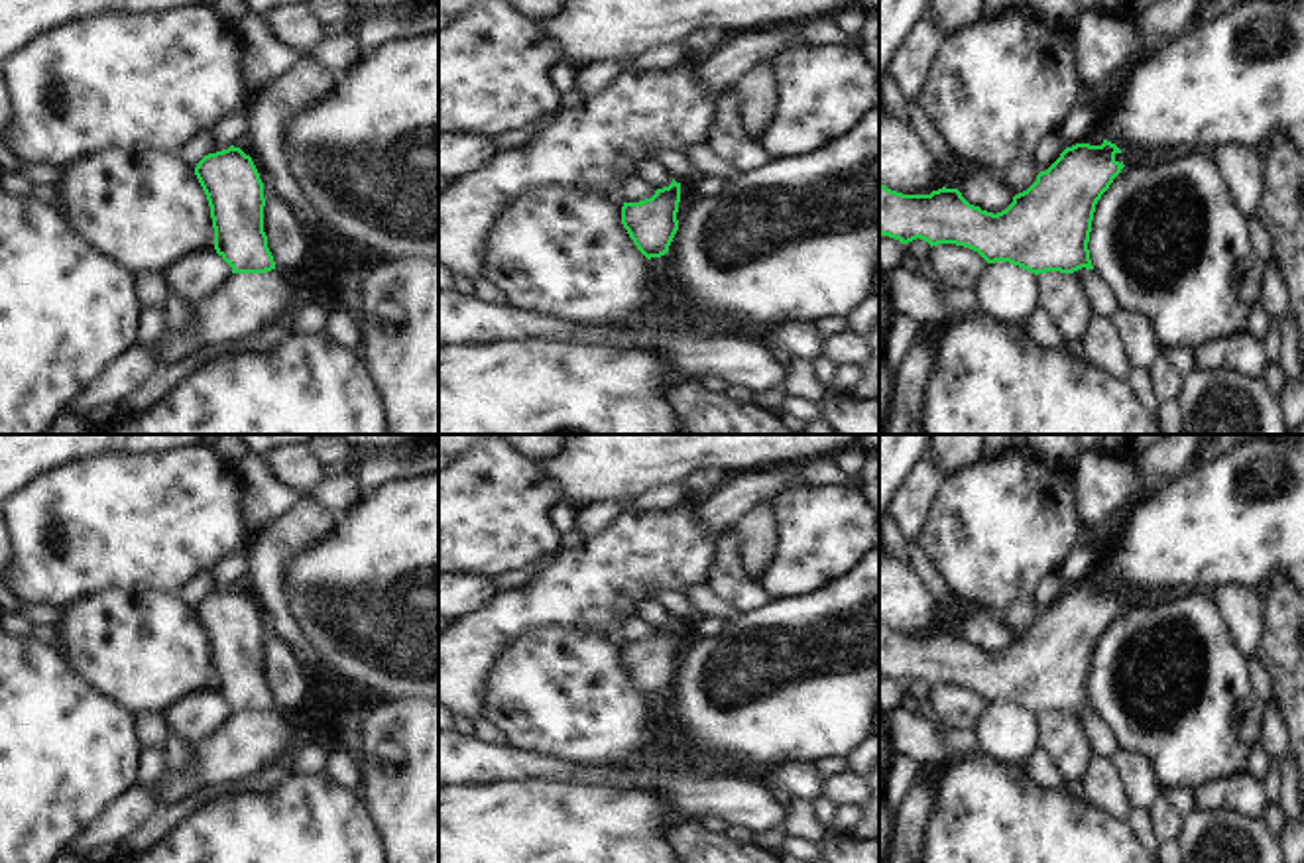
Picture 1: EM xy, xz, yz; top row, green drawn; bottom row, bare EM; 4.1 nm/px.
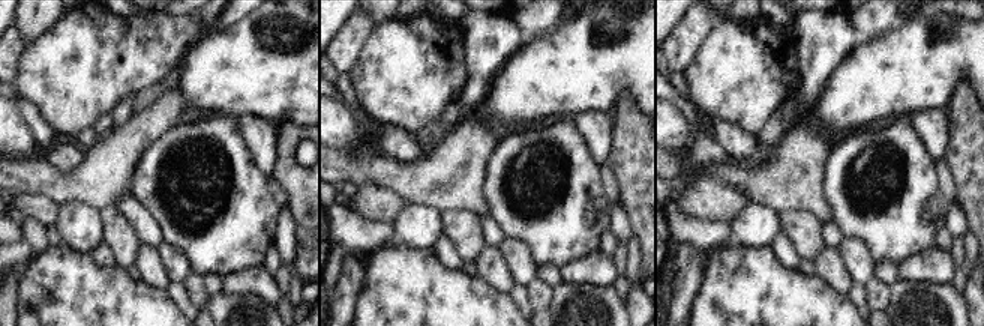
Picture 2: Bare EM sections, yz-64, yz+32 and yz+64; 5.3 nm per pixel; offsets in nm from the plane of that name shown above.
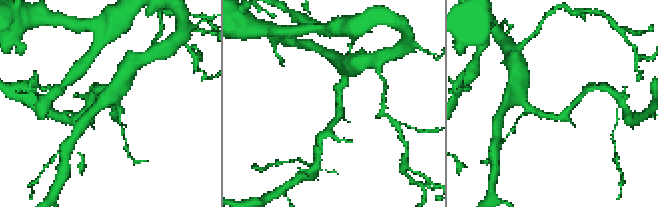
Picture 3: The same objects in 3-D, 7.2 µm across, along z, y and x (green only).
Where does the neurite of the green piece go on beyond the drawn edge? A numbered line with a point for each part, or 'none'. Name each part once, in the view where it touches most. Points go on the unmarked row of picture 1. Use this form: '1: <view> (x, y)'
none

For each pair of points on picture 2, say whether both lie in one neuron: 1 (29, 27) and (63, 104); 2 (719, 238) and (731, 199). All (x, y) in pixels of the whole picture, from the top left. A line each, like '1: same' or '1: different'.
1: different
2: different

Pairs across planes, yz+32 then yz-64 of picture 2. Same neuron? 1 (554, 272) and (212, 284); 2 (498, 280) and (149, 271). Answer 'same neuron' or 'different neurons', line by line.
1: same neuron
2: same neuron

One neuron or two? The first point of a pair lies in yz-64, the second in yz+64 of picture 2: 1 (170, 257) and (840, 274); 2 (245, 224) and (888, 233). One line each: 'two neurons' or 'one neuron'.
1: two neurons
2: one neuron

